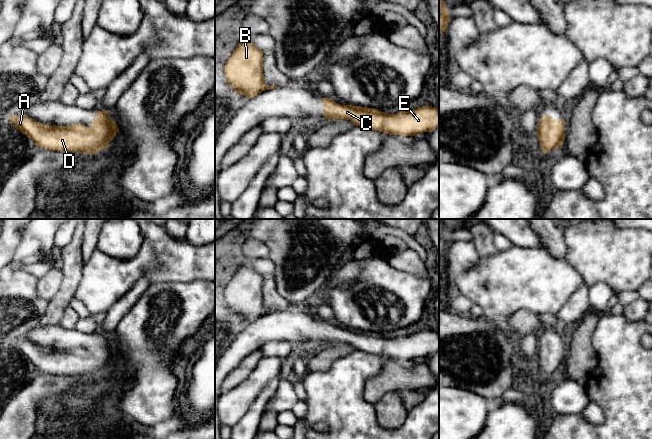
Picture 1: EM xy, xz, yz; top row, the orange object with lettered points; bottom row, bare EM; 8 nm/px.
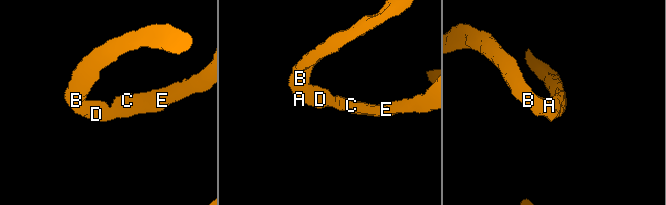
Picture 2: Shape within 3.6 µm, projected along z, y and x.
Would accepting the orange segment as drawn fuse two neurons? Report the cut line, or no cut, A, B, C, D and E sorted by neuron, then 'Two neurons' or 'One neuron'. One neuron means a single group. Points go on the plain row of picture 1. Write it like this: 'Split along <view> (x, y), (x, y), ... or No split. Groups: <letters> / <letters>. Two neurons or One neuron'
No split. Groups: A B C D E. One neuron

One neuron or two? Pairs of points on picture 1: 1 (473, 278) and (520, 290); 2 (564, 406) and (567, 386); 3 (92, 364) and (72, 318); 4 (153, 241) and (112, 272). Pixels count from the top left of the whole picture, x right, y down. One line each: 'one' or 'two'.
1: one
2: one
3: two
4: one

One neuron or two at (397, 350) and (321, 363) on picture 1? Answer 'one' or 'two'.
two

